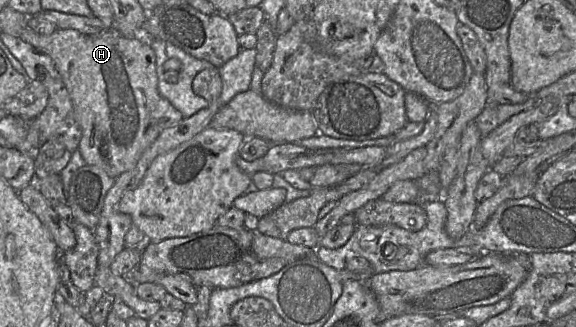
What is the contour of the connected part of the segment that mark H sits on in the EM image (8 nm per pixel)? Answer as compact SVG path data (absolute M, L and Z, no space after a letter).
M29 26L21 31L20 38L53 59L68 90L75 117L81 127L82 137L78 151L86 164L103 169L114 179L133 169L143 151L161 132L178 125L184 118L158 91L156 59L149 39L128 38L118 32L84 34L72 29L57 29L51 35L42 35L34 32Z

